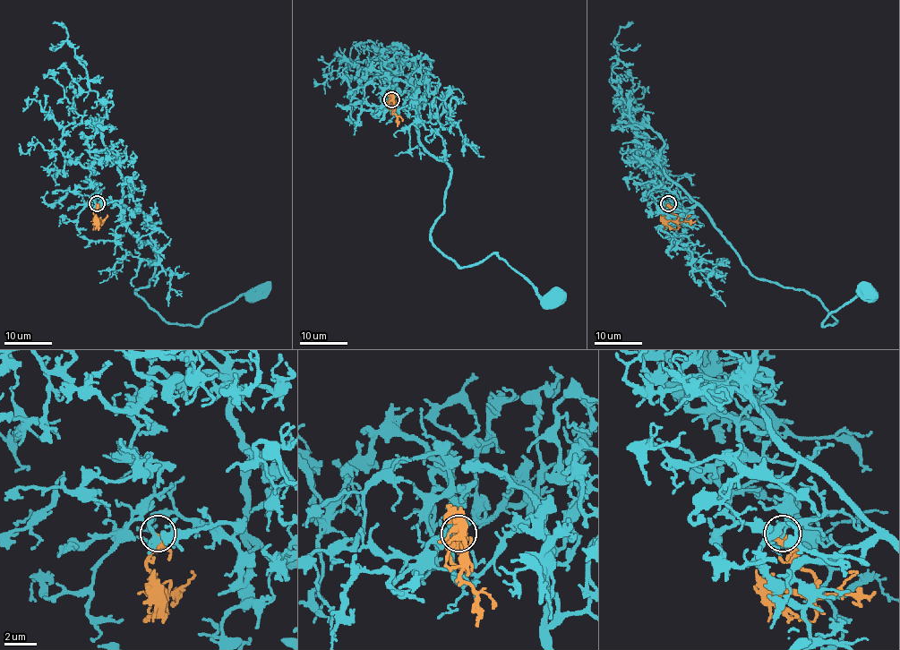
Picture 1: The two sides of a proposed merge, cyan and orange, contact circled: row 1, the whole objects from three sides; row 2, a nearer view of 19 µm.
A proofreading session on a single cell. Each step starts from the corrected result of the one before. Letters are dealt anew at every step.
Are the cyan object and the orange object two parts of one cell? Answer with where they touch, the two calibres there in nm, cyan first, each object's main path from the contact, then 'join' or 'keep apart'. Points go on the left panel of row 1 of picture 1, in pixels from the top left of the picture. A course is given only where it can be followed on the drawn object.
place (97, 203); calibres 280 and 650 nm; course cyan (96, 203), (123, 205), (150, 245), (156, 271), (135, 292), (165, 320), (197, 326), (258, 293); course orange (96, 203), (94, 213), (99, 228); join

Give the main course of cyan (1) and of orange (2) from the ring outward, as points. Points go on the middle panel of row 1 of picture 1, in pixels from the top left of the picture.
1: (391, 99), (395, 114), (415, 92), (421, 144), (450, 169), (431, 240), (460, 267), (497, 253), (553, 299)
2: (391, 99), (389, 104), (391, 108), (392, 98), (395, 104)

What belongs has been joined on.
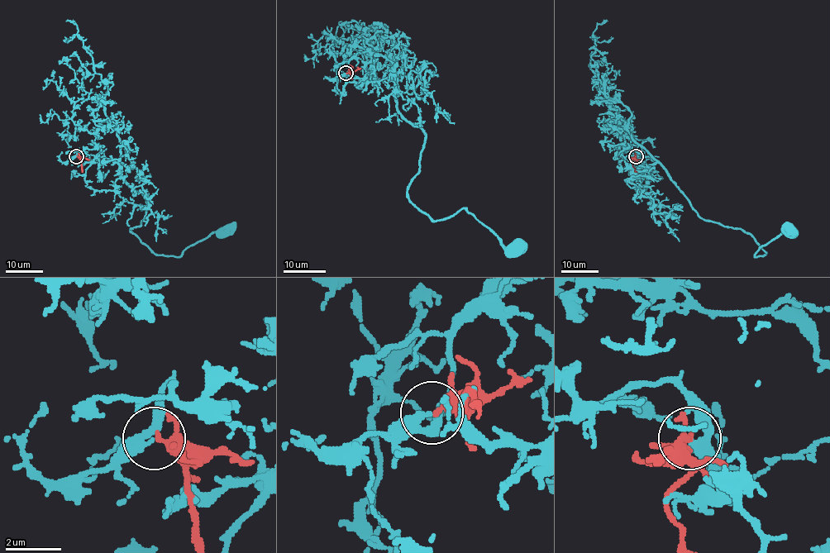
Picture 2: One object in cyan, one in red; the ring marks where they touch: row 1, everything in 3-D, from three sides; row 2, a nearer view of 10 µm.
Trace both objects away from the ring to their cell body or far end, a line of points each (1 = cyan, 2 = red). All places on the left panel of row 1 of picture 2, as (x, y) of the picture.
1: (76, 156), (114, 126), (123, 179), (146, 203), (131, 230), (155, 253), (178, 257), (226, 231)
2: (77, 156), (81, 164), (81, 172)

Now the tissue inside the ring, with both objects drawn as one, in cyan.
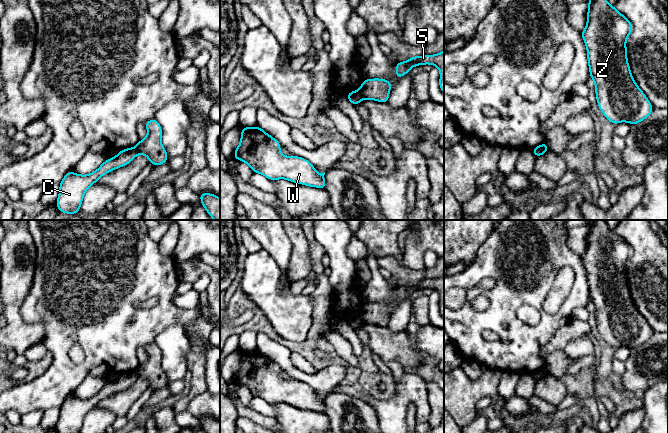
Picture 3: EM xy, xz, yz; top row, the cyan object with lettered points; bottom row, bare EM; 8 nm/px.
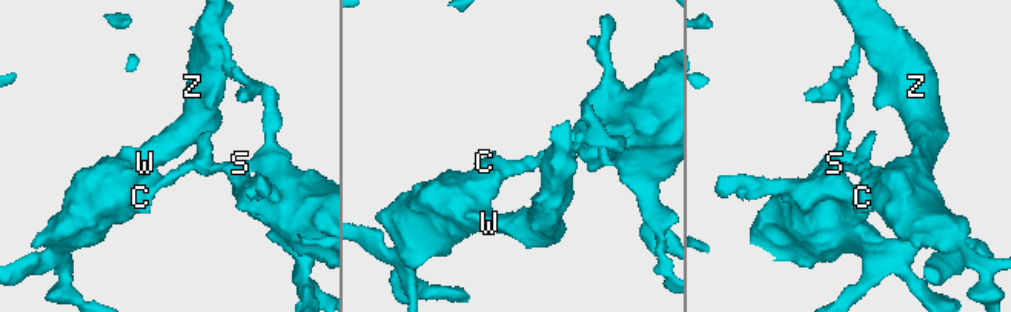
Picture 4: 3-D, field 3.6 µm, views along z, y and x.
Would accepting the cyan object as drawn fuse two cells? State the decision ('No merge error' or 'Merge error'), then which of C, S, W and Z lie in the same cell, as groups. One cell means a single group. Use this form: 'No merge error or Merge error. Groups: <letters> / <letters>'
Merge error. Groups: C W Z / S

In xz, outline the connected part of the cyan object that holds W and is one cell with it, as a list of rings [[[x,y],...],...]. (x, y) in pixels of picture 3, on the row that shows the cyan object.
[[[242,127],[234,159],[247,163],[254,173],[262,174],[271,181],[286,179],[324,190],[325,172],[317,173],[305,158],[282,155],[280,148],[281,144],[260,127]]]

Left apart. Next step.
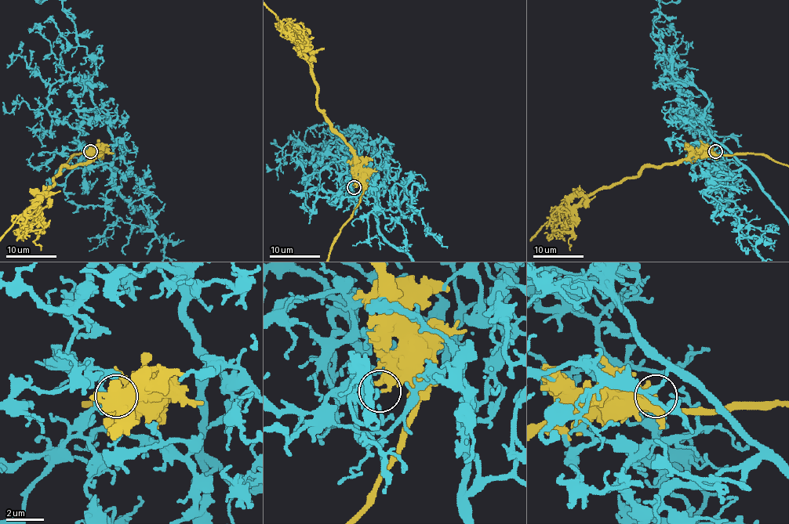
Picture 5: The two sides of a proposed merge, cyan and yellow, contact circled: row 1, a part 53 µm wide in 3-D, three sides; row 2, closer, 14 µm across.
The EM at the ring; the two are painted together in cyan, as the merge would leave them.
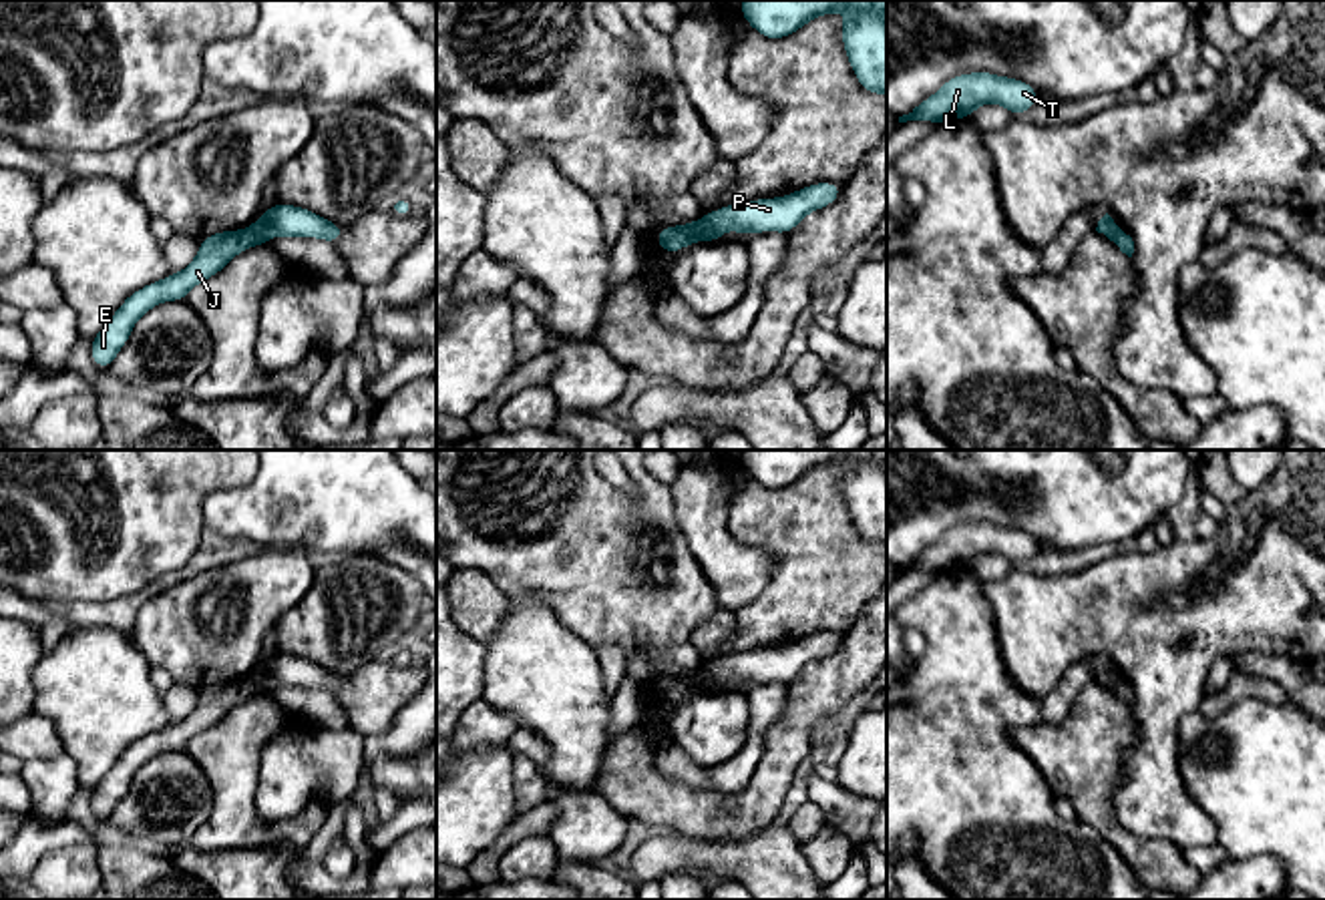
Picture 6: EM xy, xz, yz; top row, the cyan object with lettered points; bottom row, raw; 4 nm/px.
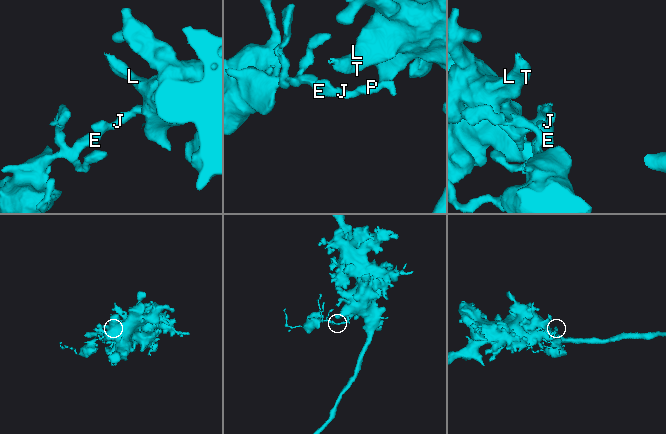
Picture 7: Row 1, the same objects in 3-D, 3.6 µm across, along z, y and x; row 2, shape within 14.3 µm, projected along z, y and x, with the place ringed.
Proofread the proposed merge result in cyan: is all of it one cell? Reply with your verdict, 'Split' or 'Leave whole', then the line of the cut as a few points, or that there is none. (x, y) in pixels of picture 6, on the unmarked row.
Split. Split along xz (698, 671), (720, 682)

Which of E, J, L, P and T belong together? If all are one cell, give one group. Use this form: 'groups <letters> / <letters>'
groups E J / L P T

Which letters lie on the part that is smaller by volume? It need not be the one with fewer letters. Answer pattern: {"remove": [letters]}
{"remove": ["E", "J"]}

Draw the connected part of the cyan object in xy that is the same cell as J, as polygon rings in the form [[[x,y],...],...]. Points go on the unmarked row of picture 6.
[[[251,677],[205,685],[189,717],[153,731],[131,743],[107,775],[90,790],[90,806],[97,818],[107,820],[129,792],[133,775],[163,751],[187,749],[189,741],[217,725],[237,703],[251,695],[267,695],[271,687]]]

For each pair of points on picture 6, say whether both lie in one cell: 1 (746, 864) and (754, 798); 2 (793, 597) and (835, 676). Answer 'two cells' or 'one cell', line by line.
1: two cells
2: two cells

